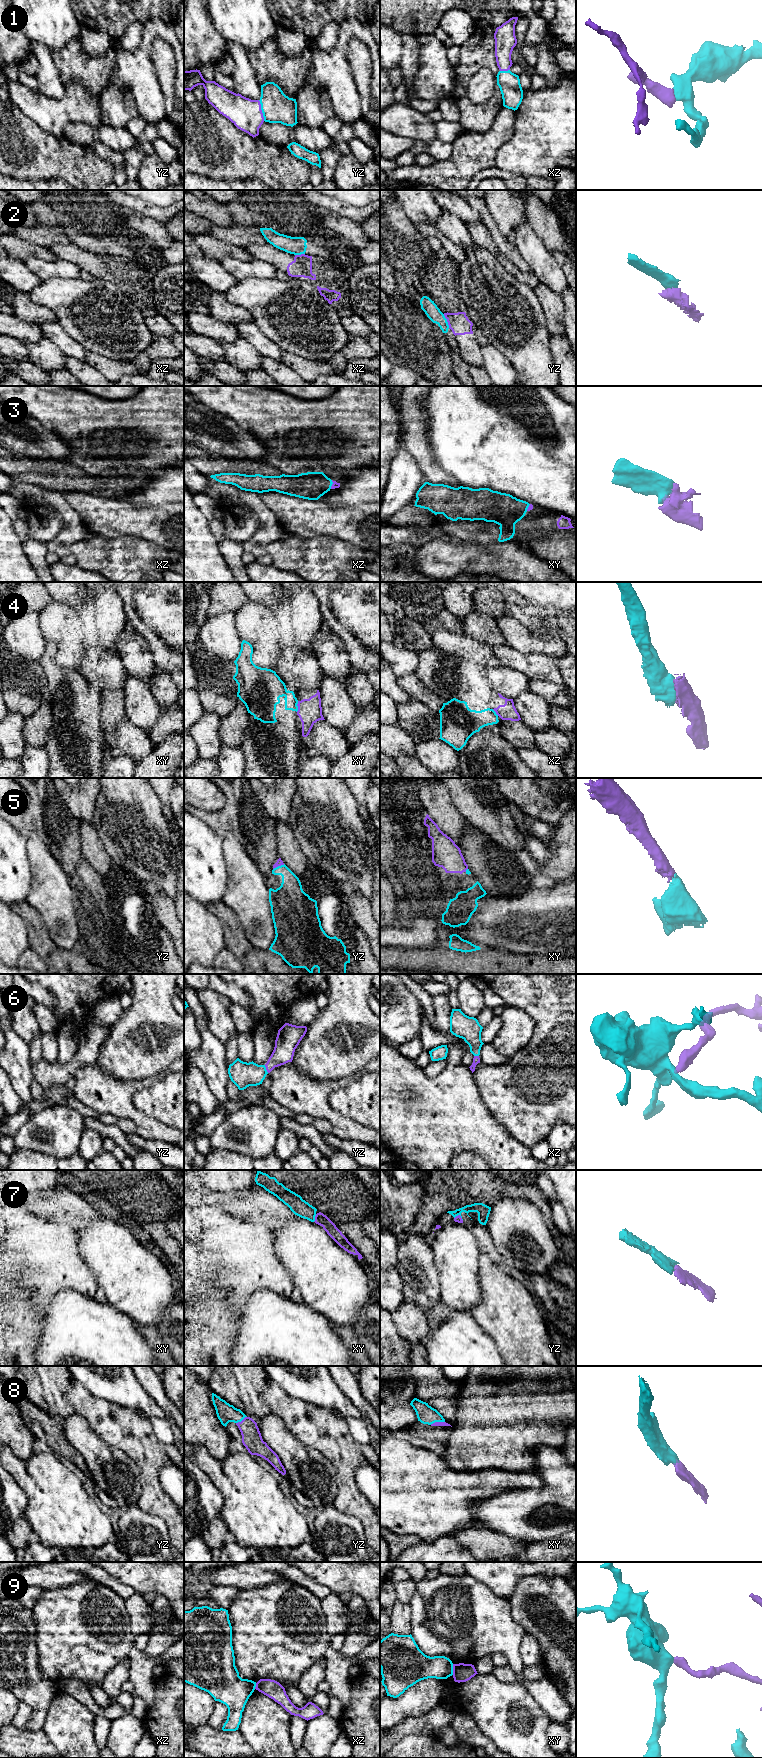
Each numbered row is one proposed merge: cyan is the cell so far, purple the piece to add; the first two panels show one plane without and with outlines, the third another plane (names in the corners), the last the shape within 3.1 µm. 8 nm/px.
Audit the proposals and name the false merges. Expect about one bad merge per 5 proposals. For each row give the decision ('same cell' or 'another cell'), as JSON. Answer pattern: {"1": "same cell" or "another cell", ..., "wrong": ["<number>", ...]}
{"1": "same cell", "2": "another cell", "3": "same cell", "4": "another cell", "5": "same cell", "6": "same cell", "7": "same cell", "8": "same cell", "9": "another cell", "wrong": ["2", "4", "9"]}

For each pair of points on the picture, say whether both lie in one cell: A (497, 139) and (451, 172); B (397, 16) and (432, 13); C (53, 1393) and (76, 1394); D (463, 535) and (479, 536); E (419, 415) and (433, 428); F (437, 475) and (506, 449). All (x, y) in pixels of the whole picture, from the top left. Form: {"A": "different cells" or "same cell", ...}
{"A": "same cell", "B": "same cell", "C": "different cells", "D": "same cell", "E": "different cells", "F": "different cells"}

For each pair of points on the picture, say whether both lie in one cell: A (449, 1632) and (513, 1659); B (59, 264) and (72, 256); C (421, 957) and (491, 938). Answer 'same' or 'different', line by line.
A: same
B: different
C: different

